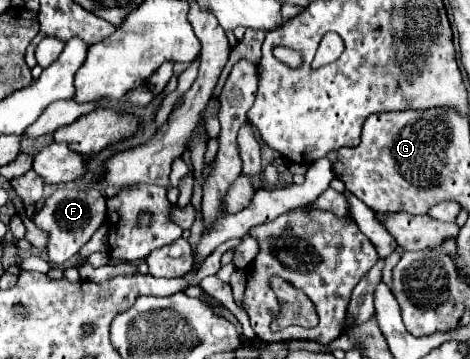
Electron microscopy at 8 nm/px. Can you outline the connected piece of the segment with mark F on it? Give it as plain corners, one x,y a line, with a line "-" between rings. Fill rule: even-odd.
59,187
51,197
47,197
39,211
31,215
31,221
49,233
47,255
49,261
55,265
63,265
79,249
91,239
91,235
99,229
99,225
107,219
105,211
105,197
97,189
73,189
73,187

